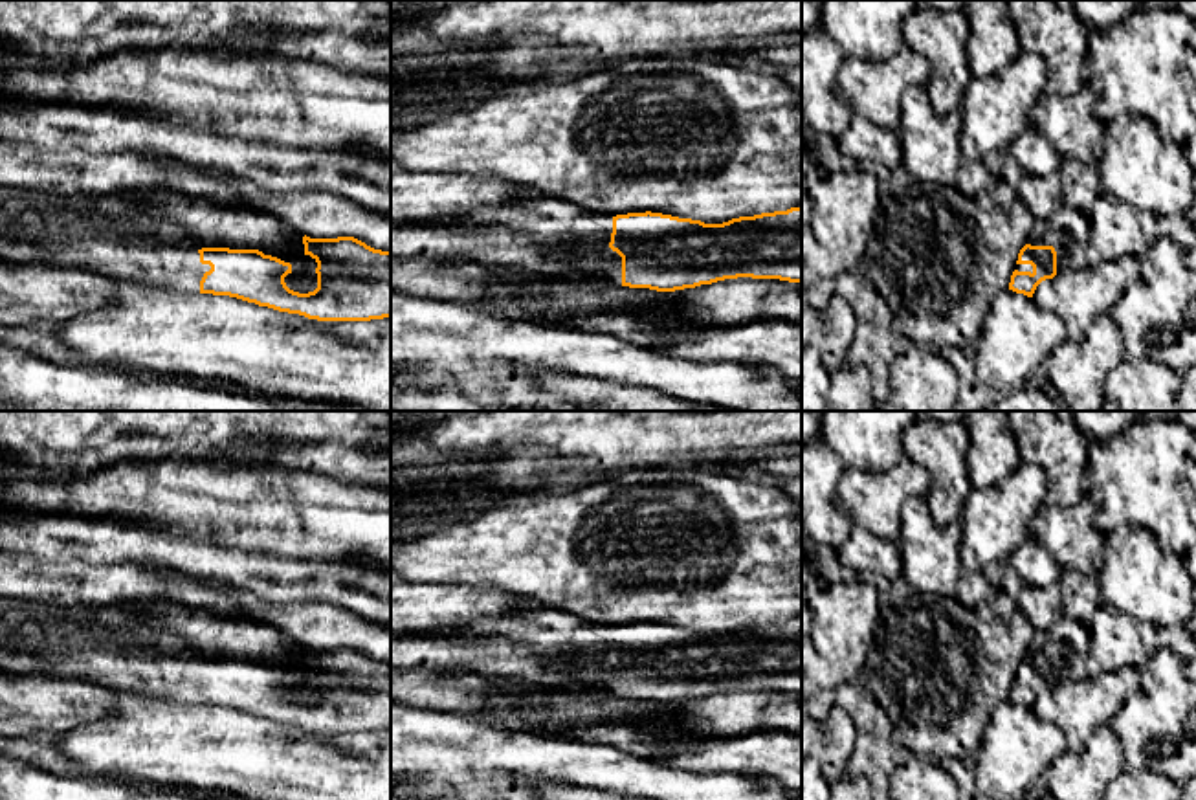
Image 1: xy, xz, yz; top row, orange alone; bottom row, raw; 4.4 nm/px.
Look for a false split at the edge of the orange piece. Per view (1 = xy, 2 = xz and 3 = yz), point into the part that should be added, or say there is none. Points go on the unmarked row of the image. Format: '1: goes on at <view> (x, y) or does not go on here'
1: goes on at xy (99, 643)
2: goes on at xz (580, 646)
3: goes on at yz (1066, 641)

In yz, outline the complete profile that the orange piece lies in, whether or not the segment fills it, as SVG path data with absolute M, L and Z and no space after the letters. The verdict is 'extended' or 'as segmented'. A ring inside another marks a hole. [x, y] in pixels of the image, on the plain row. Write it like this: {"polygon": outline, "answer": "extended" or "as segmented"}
{"polygon": "M1068 615L1051 628L1036 629L1025 657L1018 664L1016 679L1011 686L1009 701L1033 708L1036 697L1055 686L1086 677L1088 626Z", "answer": "extended"}

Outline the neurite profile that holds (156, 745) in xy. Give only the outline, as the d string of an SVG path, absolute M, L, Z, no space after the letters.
M114 692L114 714L51 741L97 780L121 778L139 793L224 800L391 800L391 728L317 732L229 706Z

